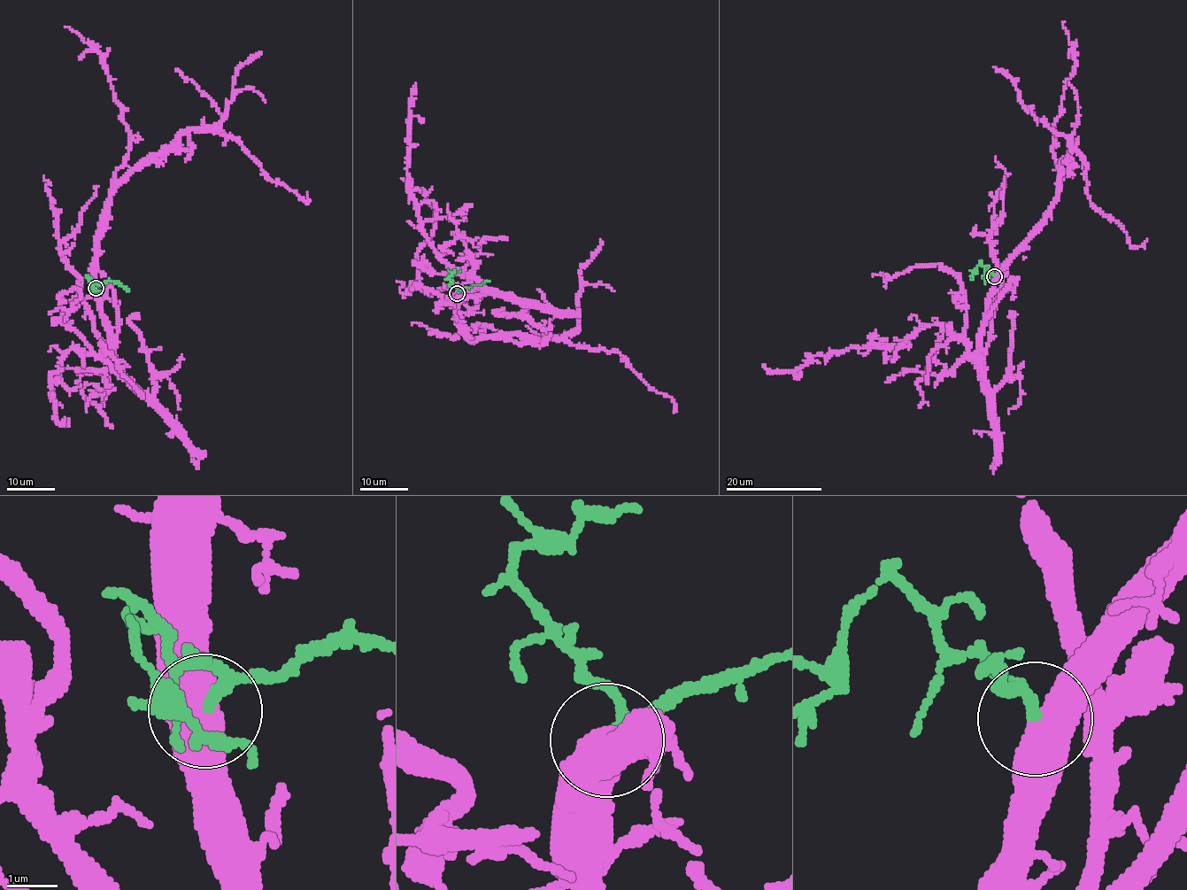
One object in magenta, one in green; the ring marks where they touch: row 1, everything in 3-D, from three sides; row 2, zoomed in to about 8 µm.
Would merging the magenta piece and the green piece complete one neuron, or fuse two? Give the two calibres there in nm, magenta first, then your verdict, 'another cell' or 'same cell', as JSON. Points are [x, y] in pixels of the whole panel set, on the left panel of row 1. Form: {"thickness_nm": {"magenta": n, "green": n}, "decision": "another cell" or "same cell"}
{"thickness_nm": {"magenta": 550, "green": 170}, "decision": "same cell"}

